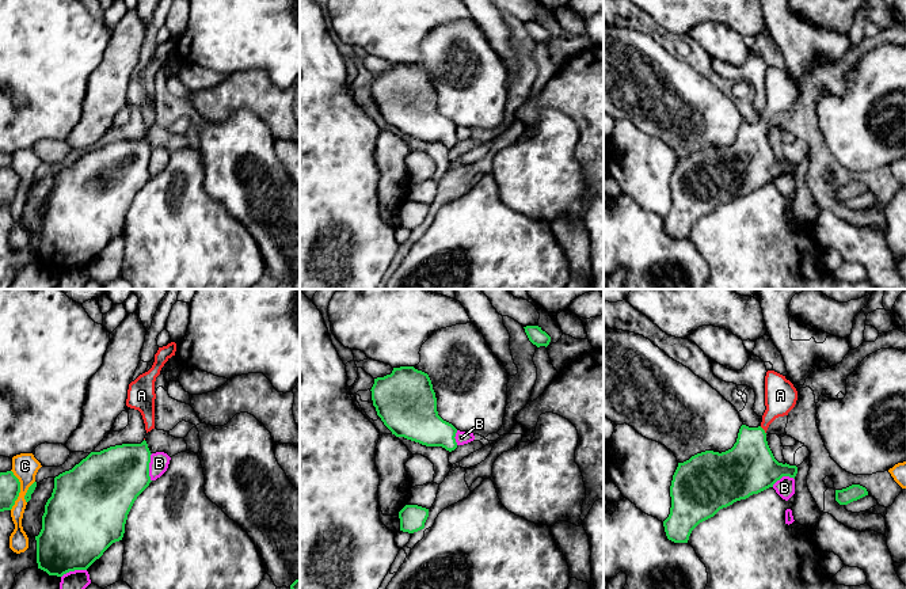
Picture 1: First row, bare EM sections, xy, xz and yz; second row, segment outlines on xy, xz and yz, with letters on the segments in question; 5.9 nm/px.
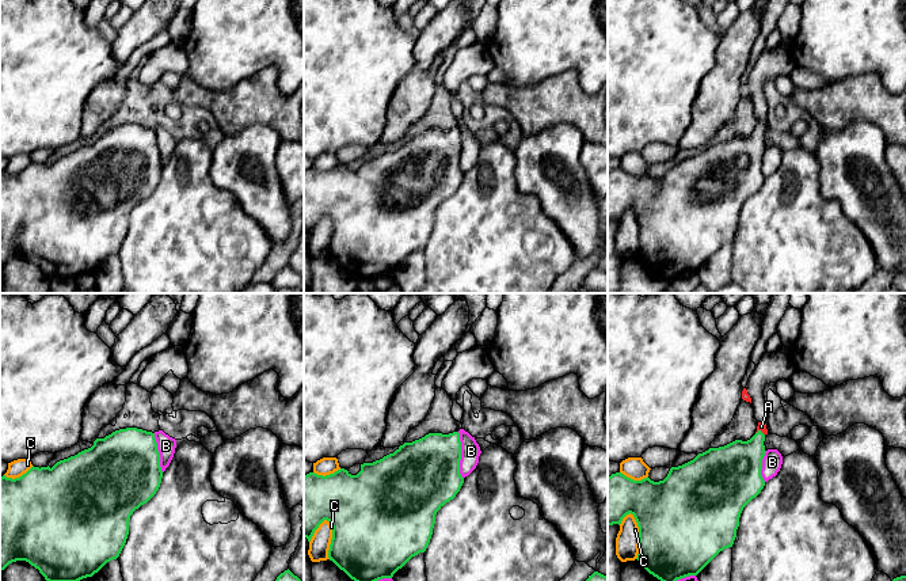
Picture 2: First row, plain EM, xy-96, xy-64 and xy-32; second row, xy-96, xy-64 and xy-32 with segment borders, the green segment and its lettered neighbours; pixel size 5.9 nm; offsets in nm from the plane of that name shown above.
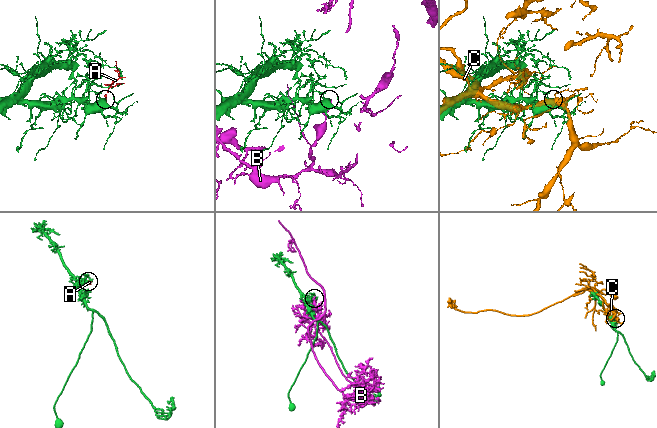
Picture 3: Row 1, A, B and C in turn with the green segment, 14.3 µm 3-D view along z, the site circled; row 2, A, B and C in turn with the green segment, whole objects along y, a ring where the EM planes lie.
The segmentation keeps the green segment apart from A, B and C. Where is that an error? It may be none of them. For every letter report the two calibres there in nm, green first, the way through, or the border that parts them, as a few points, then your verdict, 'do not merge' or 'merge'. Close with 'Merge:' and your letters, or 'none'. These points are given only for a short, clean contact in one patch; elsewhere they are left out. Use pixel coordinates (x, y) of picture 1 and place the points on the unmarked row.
A: 320 nm thick on the green side, 190 nm on the other; runs through yz (749, 163), (752, 139), (764, 126), (780, 91); merge
B: 380 nm thick on the green side, 110 nm on the other; do not merge
C: 50 nm thick on the green side, 160 nm on the other; do not merge
Merge: A

